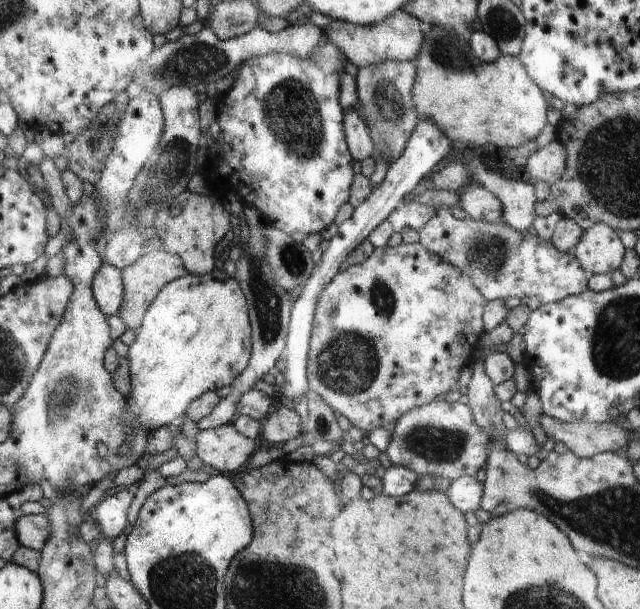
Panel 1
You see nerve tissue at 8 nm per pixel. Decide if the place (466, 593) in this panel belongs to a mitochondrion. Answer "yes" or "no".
no

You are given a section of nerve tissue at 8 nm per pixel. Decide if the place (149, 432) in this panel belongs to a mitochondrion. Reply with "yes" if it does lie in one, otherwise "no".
no

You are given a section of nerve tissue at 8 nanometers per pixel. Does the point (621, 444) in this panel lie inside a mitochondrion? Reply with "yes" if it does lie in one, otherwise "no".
no

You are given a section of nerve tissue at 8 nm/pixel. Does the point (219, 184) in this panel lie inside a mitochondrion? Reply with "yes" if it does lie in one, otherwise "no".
no

